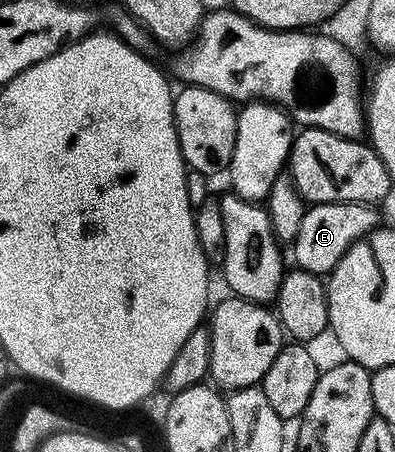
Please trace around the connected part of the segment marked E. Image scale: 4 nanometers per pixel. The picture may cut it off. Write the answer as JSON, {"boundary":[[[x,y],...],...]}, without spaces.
{"boundary":[[[314,203],[308,208],[299,225],[299,233],[293,239],[293,259],[302,271],[310,271],[325,277],[337,268],[337,263],[347,249],[358,239],[365,238],[378,226],[379,220],[372,206],[364,203]]]}

